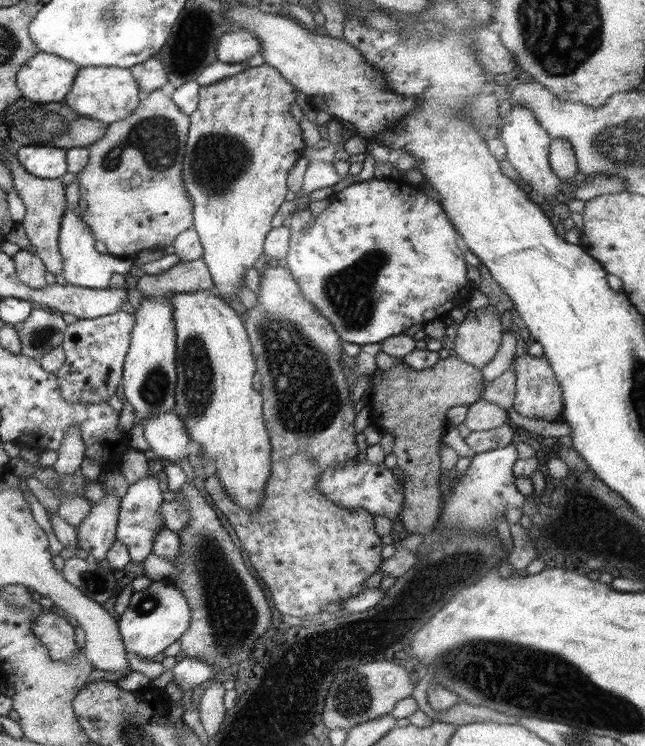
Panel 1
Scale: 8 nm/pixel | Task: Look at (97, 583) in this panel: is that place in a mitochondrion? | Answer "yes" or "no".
yes

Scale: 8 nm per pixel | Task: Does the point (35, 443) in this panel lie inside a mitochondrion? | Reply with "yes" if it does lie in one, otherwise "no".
no

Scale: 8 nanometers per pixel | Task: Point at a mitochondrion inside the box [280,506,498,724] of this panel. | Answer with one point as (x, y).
(355, 701)

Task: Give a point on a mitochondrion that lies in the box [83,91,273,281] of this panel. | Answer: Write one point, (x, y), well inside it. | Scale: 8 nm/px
(217, 161)

